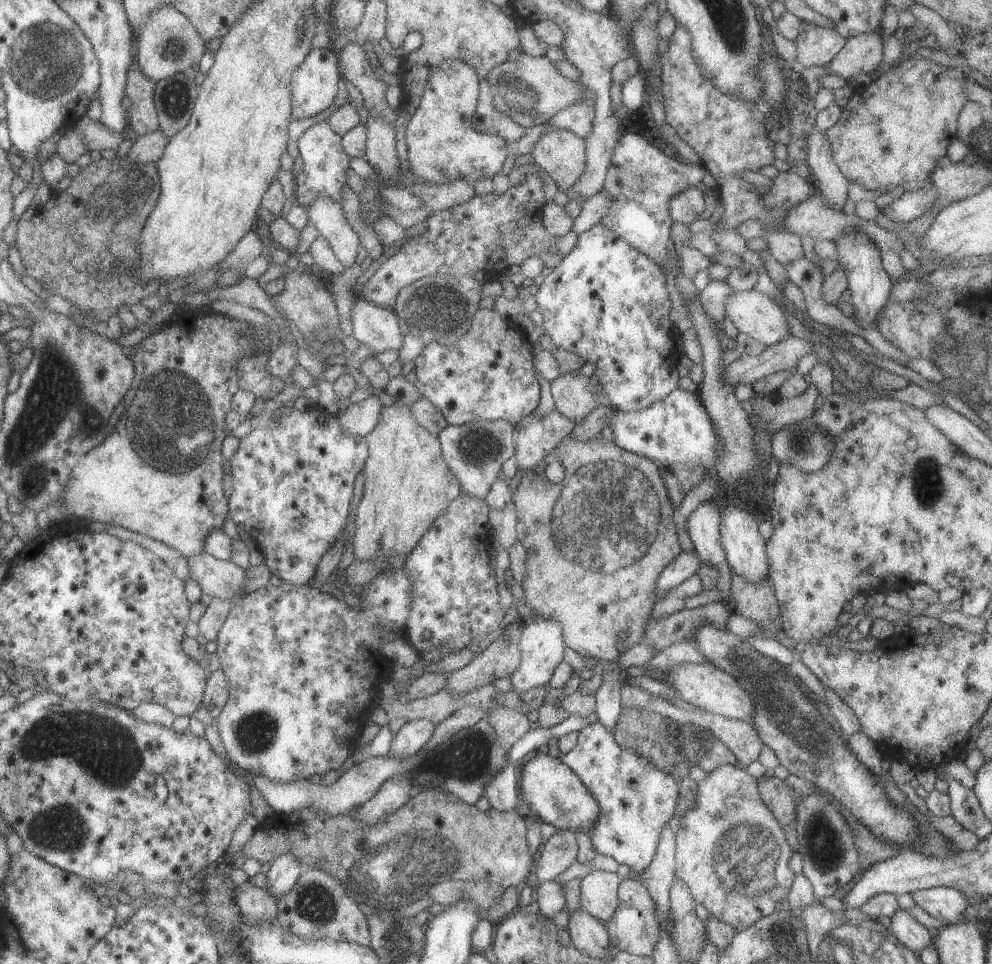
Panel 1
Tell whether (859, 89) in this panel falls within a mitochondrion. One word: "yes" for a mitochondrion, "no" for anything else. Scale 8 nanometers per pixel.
no

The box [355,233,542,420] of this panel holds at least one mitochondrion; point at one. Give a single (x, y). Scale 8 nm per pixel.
(452, 311)

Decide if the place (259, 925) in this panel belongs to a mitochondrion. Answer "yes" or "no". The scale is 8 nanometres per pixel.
no

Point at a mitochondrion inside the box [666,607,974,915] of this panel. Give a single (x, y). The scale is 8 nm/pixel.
(805, 729)

